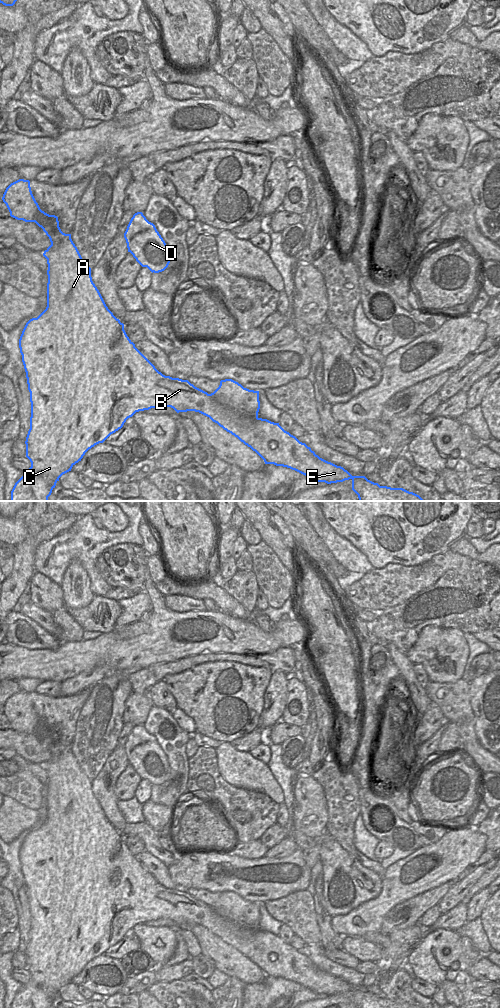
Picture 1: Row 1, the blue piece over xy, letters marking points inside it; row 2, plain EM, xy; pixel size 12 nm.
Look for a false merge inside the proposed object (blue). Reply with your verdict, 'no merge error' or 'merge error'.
merge error

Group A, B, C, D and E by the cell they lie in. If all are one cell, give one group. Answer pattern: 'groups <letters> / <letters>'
groups A B C E / D

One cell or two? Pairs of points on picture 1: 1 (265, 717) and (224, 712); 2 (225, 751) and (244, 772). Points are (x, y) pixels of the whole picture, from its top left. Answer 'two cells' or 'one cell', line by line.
1: two cells
2: one cell

